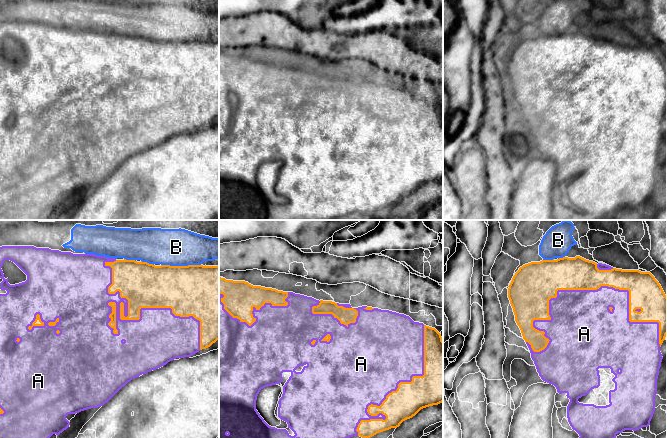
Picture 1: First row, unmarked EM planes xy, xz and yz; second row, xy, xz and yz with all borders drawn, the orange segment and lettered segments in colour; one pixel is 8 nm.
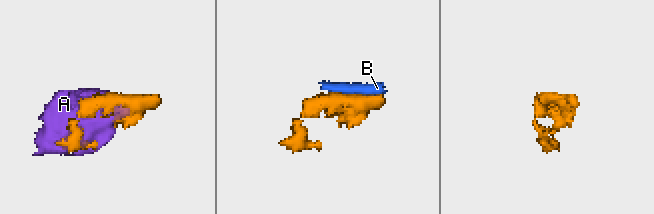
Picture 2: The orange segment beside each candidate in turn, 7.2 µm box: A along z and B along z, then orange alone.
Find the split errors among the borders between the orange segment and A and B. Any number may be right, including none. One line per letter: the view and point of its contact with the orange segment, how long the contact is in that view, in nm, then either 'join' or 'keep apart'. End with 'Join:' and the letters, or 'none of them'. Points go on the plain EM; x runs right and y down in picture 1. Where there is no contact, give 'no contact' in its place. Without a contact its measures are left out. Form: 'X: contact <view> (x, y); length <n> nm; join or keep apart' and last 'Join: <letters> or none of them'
A: contact yz (584, 65); length 1050 nm; join
B: contact xy (181, 42); length 320 nm; keep apart
Join: A

